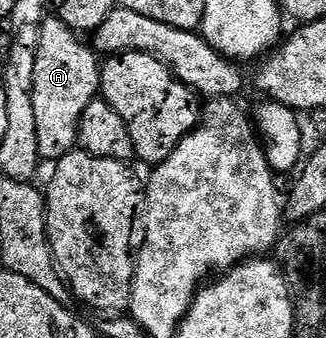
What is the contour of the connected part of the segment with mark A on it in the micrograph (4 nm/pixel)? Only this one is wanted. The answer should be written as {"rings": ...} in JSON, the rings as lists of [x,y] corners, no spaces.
{"rings":[[[56,17],[46,18],[44,25],[41,26],[39,53],[35,61],[33,104],[35,105],[35,137],[39,141],[41,159],[45,161],[59,160],[78,146],[77,134],[83,109],[87,109],[87,105],[91,105],[91,101],[98,98],[101,90],[101,63],[98,52],[88,42],[81,43],[81,39],[82,36],[78,32],[63,25],[63,21],[59,21]]]}

